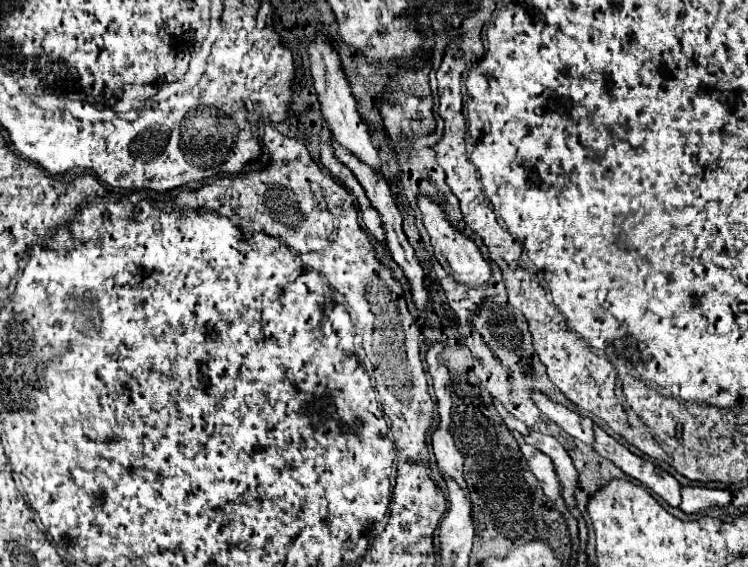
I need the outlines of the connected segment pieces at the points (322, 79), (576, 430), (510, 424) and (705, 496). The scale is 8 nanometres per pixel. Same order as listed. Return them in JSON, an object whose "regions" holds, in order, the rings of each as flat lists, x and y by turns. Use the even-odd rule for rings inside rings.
{"regions":[[[318,35,314,45,310,45,310,49,308,49,308,57,310,57,310,69,312,69,314,85,316,85,316,91,318,91,318,99,320,99,320,105,322,105,322,115,324,115,324,121,328,123,328,129,330,129,334,141,338,145,342,145,346,151,350,151,358,161,366,163,370,169,380,173,378,151,370,141,368,127,362,123,362,119,356,111,356,99,352,97,350,87,346,83,346,77,342,73,338,53,324,41,324,35]],[[534,393,534,401,538,405,538,409,550,419,554,421,558,427,562,427,568,435,572,435,574,439,592,445,594,443,594,423,588,417,580,417,576,411,564,409,562,405,558,405,556,401,548,401,548,397,544,397,542,393]],[[496,401,494,403,496,405,496,409,498,409,498,413,502,415,502,419,504,419,504,423,506,423,506,427,510,429,510,431,518,431,520,435,528,435,530,431,528,431,528,427,522,423,522,421,518,421,518,419,514,419,504,407,502,407,502,403,500,401]],[[682,487,680,509,688,515,700,513,708,507,728,507,732,503,732,493,728,489,708,489,708,487]]]}

